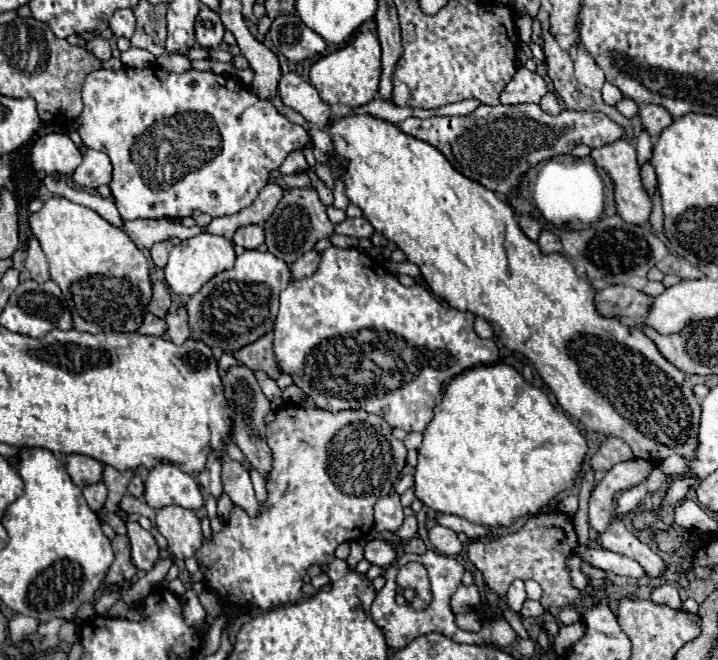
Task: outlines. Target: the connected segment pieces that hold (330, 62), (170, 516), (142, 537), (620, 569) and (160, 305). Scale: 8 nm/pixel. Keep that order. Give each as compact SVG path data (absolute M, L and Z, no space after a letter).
M370 32L358 34L348 46L320 58L310 68L310 82L320 92L320 98L328 104L344 104L350 108L368 104L378 92L380 82L380 44L378 38Z
M180 506L160 508L156 514L156 528L168 540L168 550L174 558L192 558L202 546L200 520L192 510Z
M128 522L128 538L132 542L132 562L138 570L150 570L158 560L156 540L148 530L144 530L138 522Z
M578 546L576 554L580 554L592 566L604 568L610 574L628 576L628 578L634 578L634 580L638 580L638 578L642 578L646 574L644 568L636 560L632 560L628 556L622 556L622 554L616 554L616 552L610 552L610 550L602 550L602 548L584 550L582 546Z
M154 282L154 296L152 296L152 304L148 306L148 310L156 316L166 316L168 306L170 306L170 292L166 284Z

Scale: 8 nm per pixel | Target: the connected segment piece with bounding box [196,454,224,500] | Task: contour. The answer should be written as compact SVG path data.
M214 454L208 458L208 464L206 464L204 472L200 472L196 476L196 480L216 500L222 496L224 490L222 490L222 478L220 478L220 460Z

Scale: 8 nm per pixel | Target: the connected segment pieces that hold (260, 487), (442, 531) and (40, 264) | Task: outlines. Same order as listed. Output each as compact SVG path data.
M252 470L252 484L254 484L254 490L256 490L256 500L260 502L260 504L264 504L266 502L266 482L264 482L264 478L256 472L256 470Z
M438 524L430 530L430 542L438 552L442 552L446 556L456 556L462 552L462 544L458 540L458 534L454 530L438 526Z
M36 238L28 240L28 248L26 248L26 270L28 270L30 278L36 280L36 282L46 282L50 278L46 254L42 252L42 248L40 248L40 244L38 244Z

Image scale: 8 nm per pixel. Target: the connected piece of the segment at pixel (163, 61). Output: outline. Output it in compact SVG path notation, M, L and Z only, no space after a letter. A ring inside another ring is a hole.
M164 54L164 56L160 56L158 60L156 60L162 68L166 68L168 72L186 72L186 70L190 70L192 66L190 66L190 60L186 58L186 56L180 56L180 54Z

